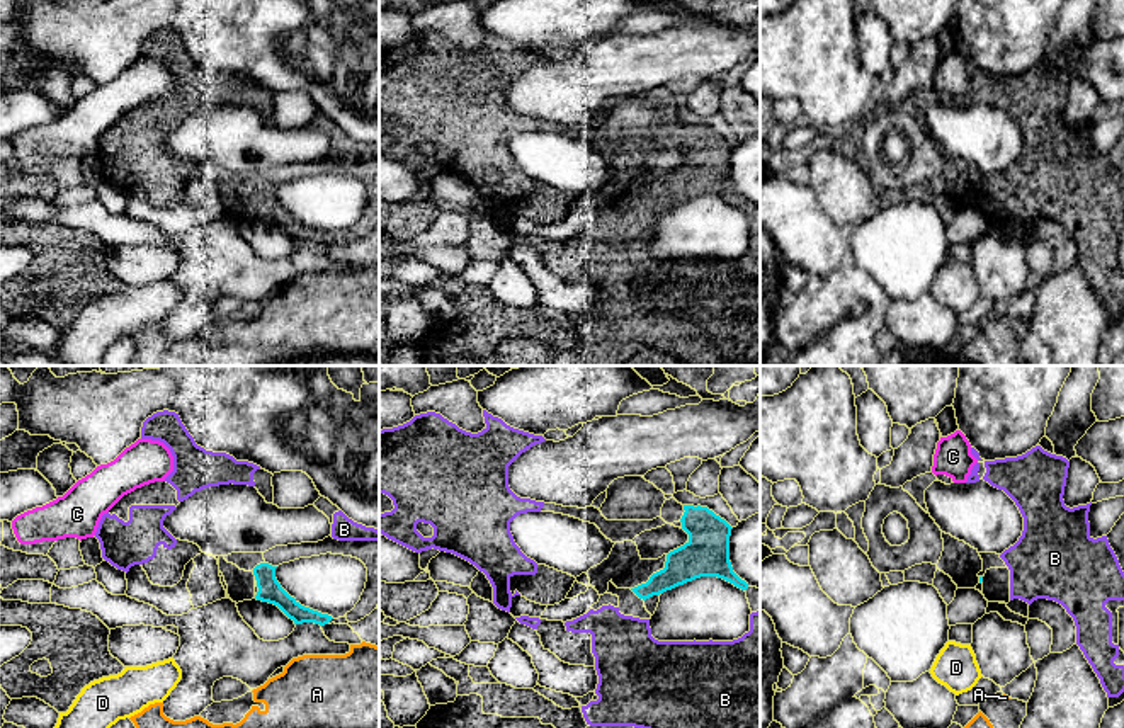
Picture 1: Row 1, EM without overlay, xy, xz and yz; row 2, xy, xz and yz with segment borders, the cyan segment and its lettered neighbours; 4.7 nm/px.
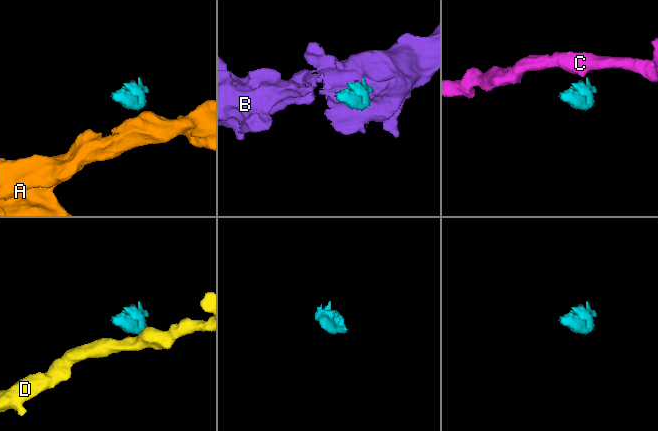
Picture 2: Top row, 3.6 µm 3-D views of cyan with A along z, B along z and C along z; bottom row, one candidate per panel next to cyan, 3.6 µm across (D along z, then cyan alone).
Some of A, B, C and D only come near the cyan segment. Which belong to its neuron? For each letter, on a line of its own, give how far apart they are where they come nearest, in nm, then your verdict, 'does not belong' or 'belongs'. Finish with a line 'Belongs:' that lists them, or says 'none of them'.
A: gap 140 nm; does not belong
B: gap 90 nm; belongs
C: gap 600 nm; does not belong
D: gap 480 nm; does not belong
Belongs: B

